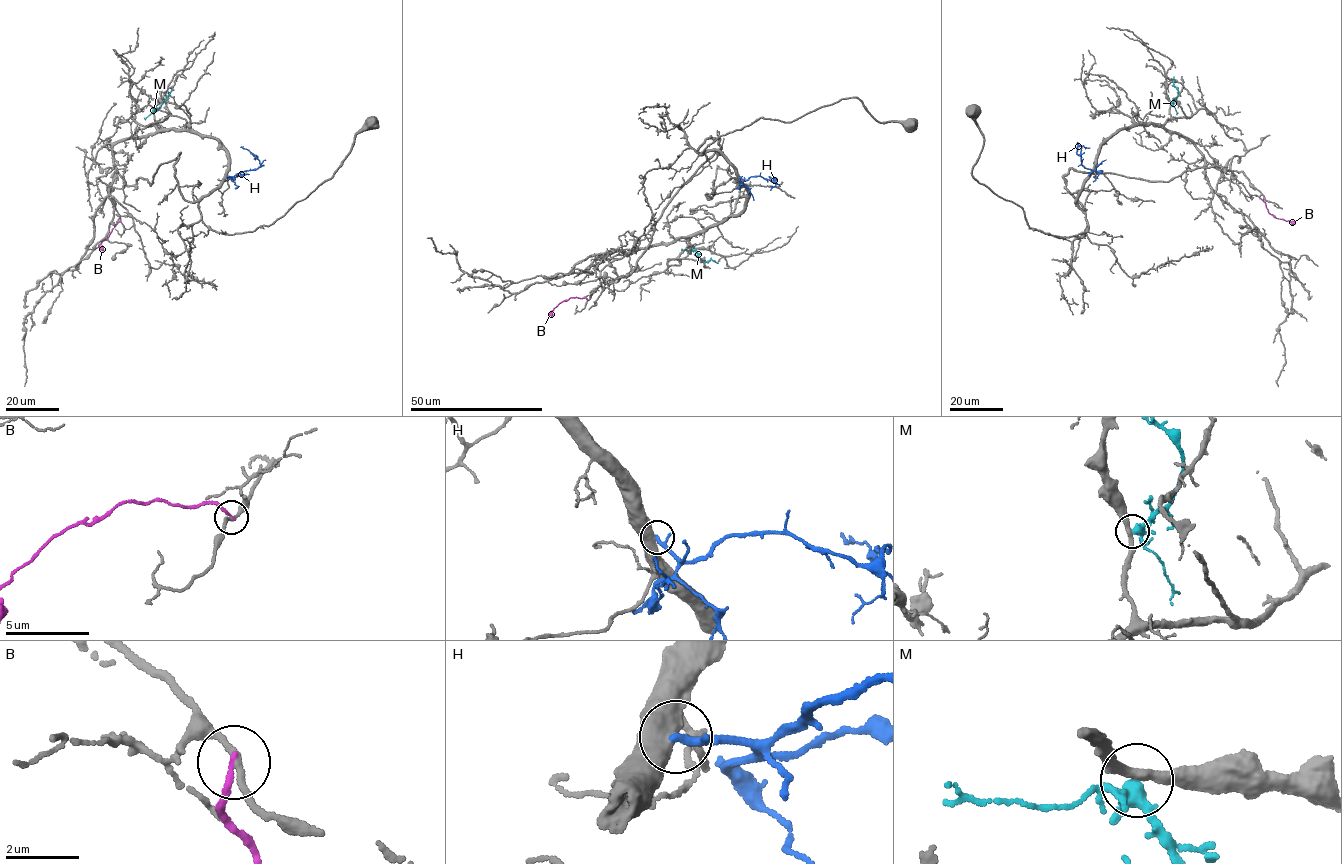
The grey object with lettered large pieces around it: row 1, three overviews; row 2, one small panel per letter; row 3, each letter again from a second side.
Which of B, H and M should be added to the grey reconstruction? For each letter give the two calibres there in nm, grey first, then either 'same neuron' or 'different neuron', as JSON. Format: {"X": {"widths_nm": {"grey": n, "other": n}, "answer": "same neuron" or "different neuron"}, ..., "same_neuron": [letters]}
{"B": {"widths_nm": {"grey": 180, "other": 180}, "answer": "different neuron"}, "H": {"widths_nm": {"grey": 500, "other": 180}, "answer": "different neuron"}, "M": {"widths_nm": {"grey": 280, "other": 280}, "answer": "different neuron"}, "same_neuron": []}

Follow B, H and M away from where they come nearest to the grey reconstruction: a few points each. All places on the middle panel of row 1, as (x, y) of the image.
B: (588, 300), (571, 297), (559, 303), (550, 313), (551, 316)
H: (740, 176), (744, 180), (760, 175), (773, 181), (776, 178), (771, 190)
M: (695, 248), (703, 261), (718, 262)

